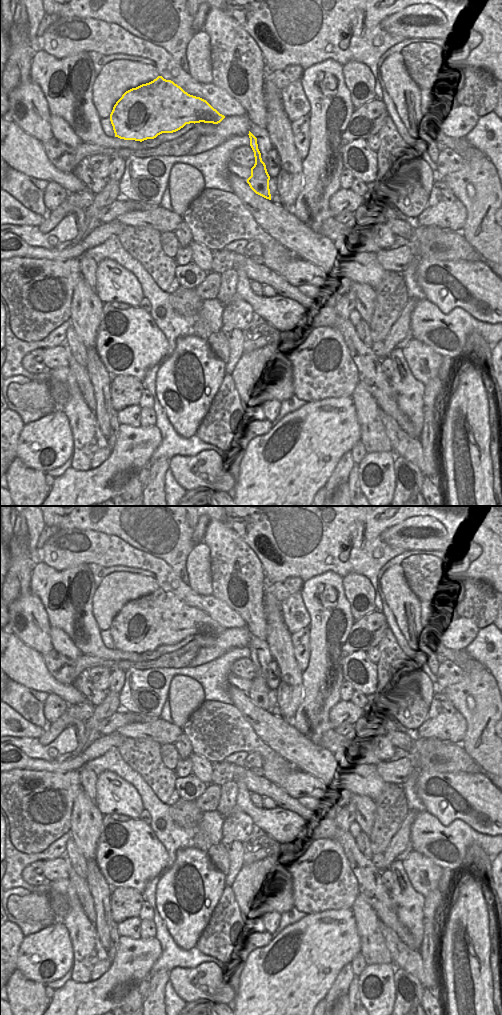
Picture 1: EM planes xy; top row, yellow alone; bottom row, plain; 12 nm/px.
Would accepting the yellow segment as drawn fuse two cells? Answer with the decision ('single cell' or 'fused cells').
single cell

